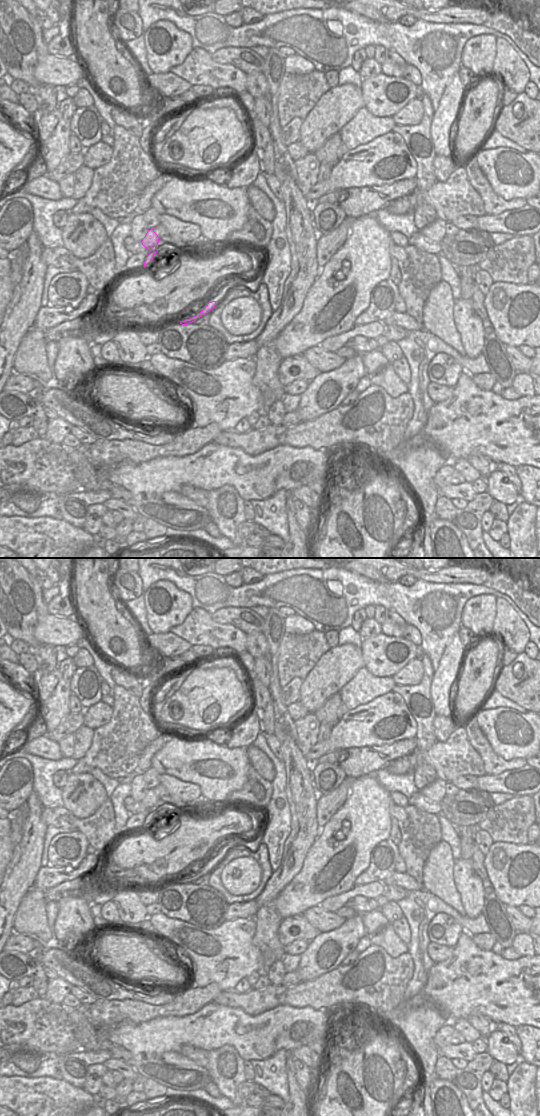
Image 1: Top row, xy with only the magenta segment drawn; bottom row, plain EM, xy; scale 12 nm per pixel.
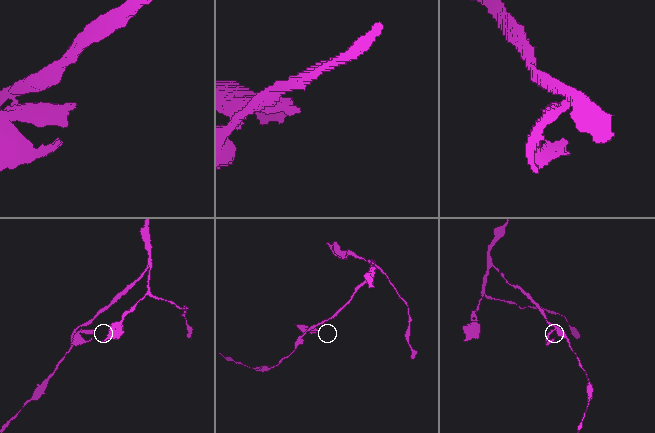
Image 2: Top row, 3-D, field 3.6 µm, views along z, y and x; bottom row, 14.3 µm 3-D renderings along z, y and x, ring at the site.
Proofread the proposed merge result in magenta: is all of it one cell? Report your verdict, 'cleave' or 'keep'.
keep

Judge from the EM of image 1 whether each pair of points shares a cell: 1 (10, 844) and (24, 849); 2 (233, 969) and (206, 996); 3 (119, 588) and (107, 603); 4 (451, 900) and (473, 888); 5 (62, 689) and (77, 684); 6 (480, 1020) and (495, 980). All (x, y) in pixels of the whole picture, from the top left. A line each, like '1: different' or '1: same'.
1: different
2: different
3: different
4: different
5: different
6: different

